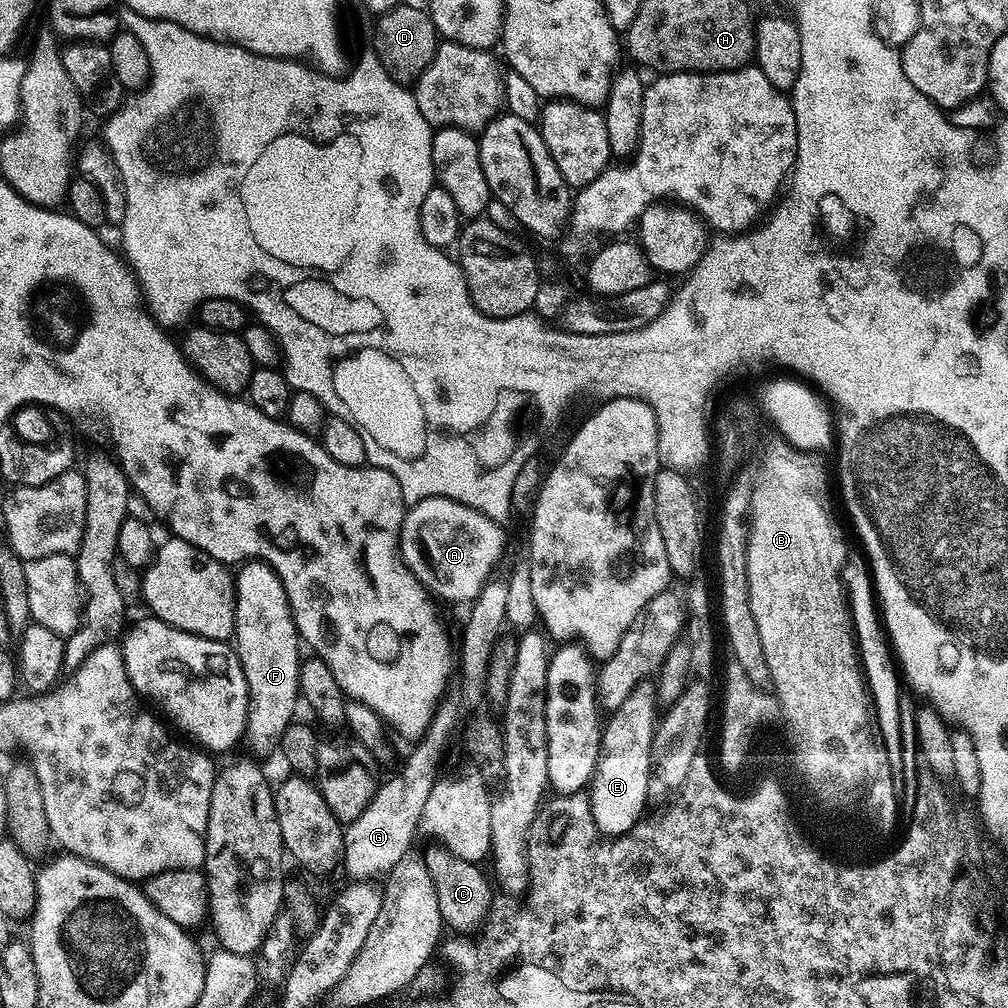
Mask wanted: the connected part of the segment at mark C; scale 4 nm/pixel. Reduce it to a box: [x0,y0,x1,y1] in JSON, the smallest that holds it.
[422,846,494,934]

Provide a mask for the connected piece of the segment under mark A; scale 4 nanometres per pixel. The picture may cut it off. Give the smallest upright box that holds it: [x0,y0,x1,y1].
[400,496,504,605]

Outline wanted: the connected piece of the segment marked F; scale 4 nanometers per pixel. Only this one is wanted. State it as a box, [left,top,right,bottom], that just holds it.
[234,560,300,758]

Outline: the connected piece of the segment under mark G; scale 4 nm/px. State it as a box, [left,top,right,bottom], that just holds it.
[343,710,458,878]

